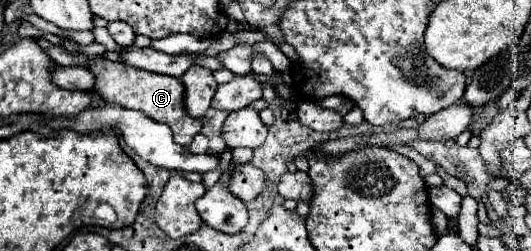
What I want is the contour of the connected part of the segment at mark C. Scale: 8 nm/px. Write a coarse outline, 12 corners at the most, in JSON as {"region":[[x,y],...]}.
{"region":[[91,58],[105,102],[167,124],[181,146],[203,128],[179,78]]}

